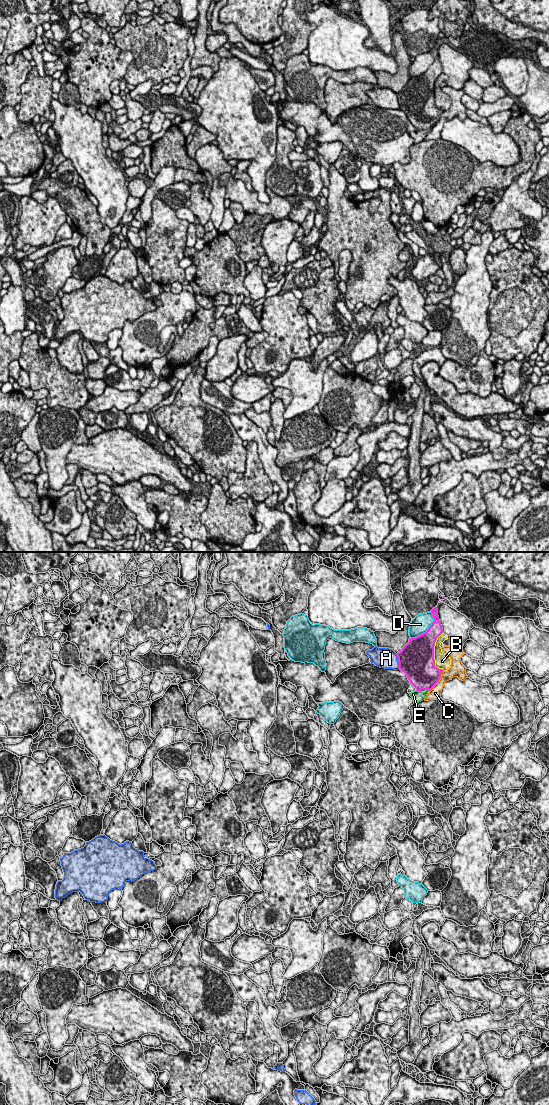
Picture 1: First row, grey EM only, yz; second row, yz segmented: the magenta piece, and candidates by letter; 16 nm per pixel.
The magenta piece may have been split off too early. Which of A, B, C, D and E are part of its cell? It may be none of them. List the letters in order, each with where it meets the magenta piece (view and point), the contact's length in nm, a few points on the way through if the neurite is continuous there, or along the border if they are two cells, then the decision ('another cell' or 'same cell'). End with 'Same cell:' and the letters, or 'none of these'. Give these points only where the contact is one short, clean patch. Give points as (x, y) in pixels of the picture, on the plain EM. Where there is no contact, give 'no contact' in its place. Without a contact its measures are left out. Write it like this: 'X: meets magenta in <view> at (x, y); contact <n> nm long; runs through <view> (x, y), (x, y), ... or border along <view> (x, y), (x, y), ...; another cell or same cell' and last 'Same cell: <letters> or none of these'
A: meets magenta in yz at (398, 101); contact 240 nm long; another cell
B: meets magenta in yz at (433, 93); contact 600 nm long; another cell
C: meets magenta in yz at (438, 121); contact 420 nm long; another cell
D: meets magenta in yz at (428, 69); contact 550 nm long; another cell
E: meets magenta in yz at (419, 130); contact 80 nm long; runs through yz (423, 115), (419, 130), (418, 136); same cell
Same cell: E

